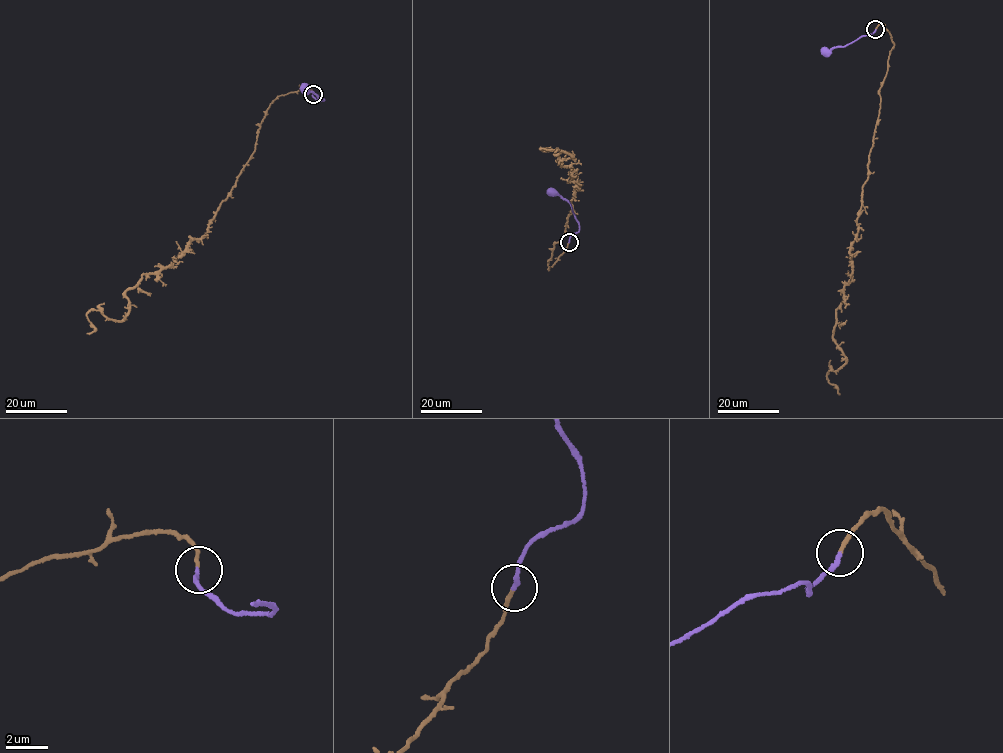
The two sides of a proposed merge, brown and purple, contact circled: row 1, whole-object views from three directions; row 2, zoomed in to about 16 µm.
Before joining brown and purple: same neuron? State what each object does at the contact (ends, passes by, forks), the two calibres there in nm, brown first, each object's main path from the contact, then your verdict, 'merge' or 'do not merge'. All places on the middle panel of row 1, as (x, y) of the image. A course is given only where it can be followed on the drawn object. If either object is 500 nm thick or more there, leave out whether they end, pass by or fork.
brown ends there; purple ends there; 160 nm thick on the brown side, 190 nm on the other; brown runs (568, 242), (548, 269), (579, 186), (569, 167), (557, 163), (554, 154), (572, 155), (540, 148), (554, 152); purple runs (568, 242), (571, 236), (579, 230), (579, 224), (567, 200), (554, 190), (548, 190); merge

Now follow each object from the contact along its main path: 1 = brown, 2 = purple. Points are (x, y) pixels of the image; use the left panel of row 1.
1: (312, 94), (274, 100), (207, 234), (125, 292), (122, 321), (87, 313), (94, 329), (87, 333)
2: (312, 94), (313, 97), (324, 100), (301, 86)

